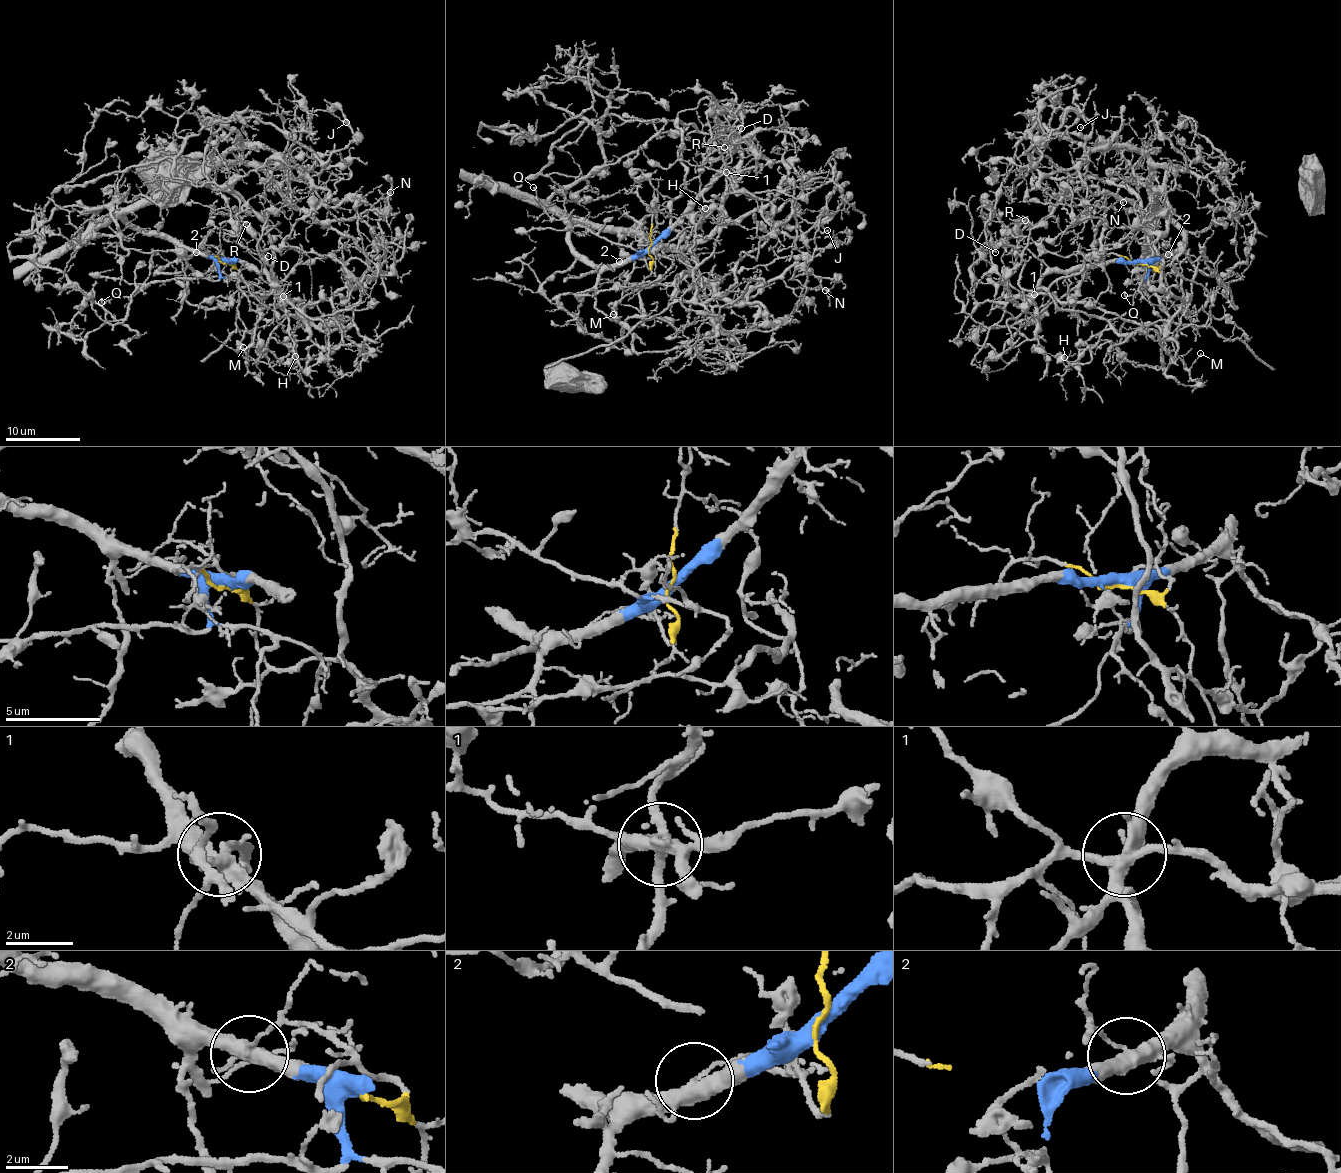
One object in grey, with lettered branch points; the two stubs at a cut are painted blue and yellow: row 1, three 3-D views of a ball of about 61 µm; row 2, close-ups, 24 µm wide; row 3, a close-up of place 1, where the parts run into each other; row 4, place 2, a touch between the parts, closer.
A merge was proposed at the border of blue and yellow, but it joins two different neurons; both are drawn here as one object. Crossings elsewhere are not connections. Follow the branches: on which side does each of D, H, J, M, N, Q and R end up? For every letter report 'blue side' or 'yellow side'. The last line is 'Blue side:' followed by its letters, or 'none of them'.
D: yellow side
H: yellow side
J: yellow side
M: blue side
N: blue side
Q: blue side
R: blue side
Blue side: M, N, Q, R

